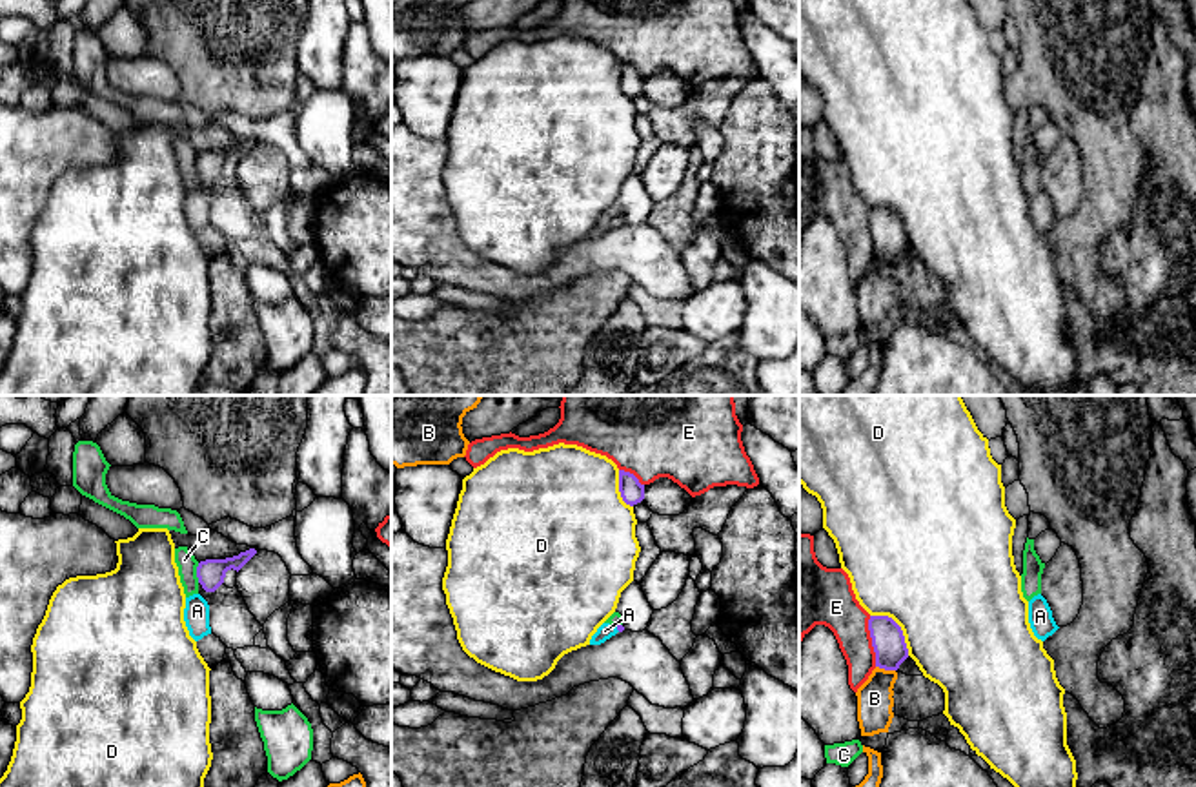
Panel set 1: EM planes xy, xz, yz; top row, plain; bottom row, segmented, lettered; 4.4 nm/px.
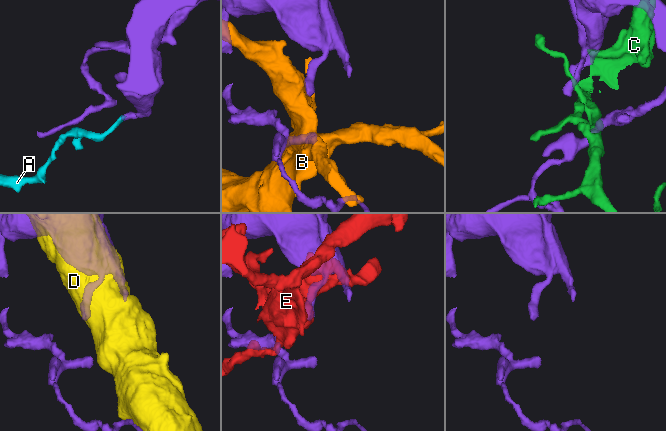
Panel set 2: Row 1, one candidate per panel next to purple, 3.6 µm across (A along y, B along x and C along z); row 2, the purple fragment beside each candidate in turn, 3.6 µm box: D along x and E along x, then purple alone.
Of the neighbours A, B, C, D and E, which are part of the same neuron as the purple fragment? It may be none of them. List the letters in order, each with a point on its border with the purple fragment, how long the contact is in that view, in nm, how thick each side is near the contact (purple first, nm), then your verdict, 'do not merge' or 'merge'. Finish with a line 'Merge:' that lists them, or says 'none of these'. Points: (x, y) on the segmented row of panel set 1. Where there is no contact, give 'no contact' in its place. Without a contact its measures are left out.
A: xz (618, 629) | 40 nm | 30/70 nm | merge
B: yz (885, 669) | 90 nm | 140/160 nm | do not merge
C: xy (197, 572) | 90 nm | 120/90 nm | do not merge
D: yz (900, 627) | 260 nm | 140/500 nm | do not merge
E: yz (872, 642) | 220 nm | 140/200 nm | do not merge
Merge: A

